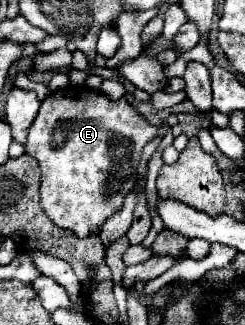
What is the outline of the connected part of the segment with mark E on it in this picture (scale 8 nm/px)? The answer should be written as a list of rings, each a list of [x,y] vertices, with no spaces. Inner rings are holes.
[[[70,86],[50,94],[42,102],[26,140],[26,154],[40,164],[40,206],[44,214],[58,228],[70,230],[78,238],[100,234],[104,222],[122,208],[126,194],[134,188],[142,148],[156,136],[164,136],[164,130],[150,126],[124,98],[112,102],[104,94],[82,86]]]

